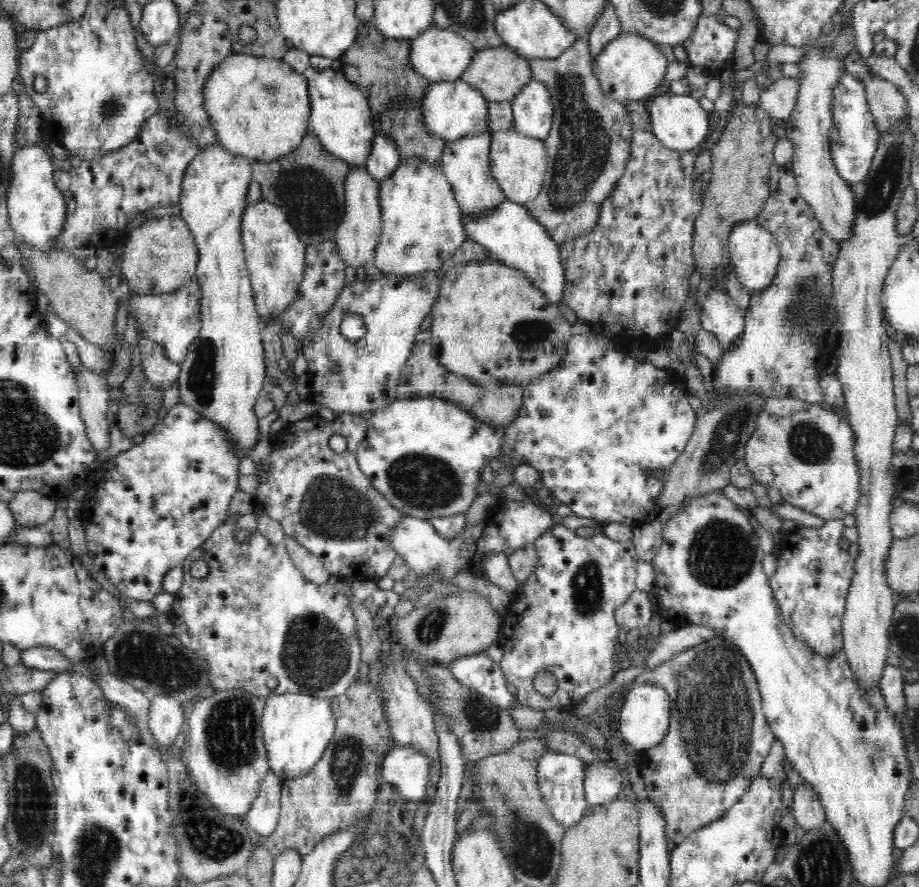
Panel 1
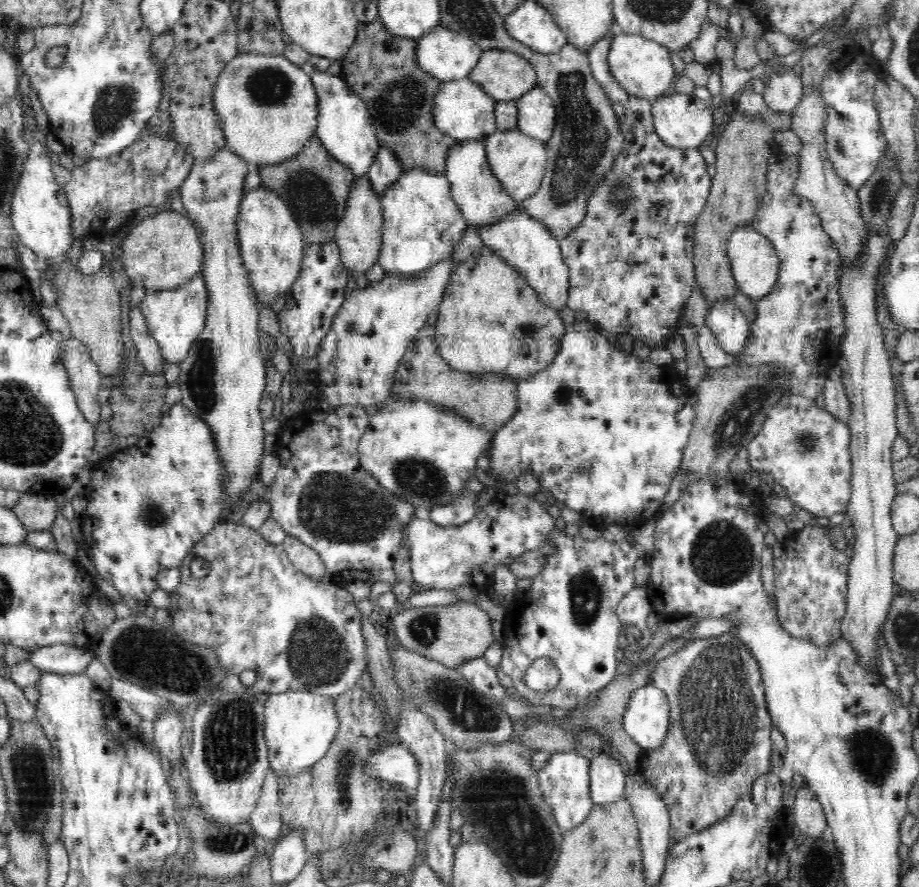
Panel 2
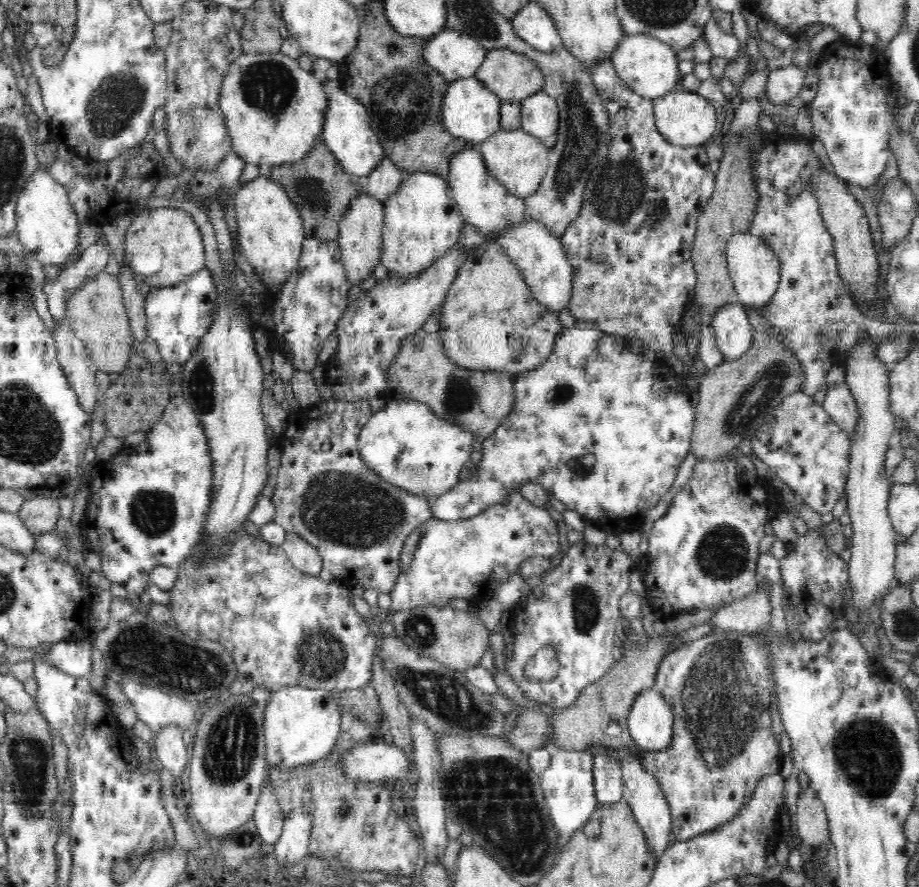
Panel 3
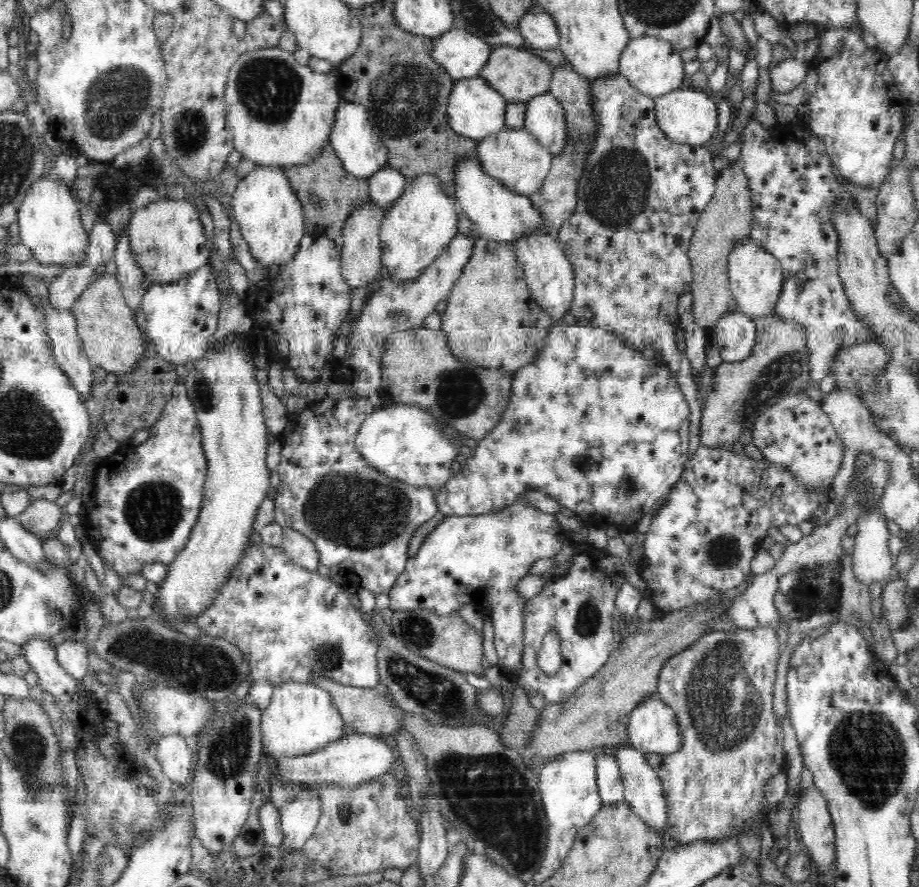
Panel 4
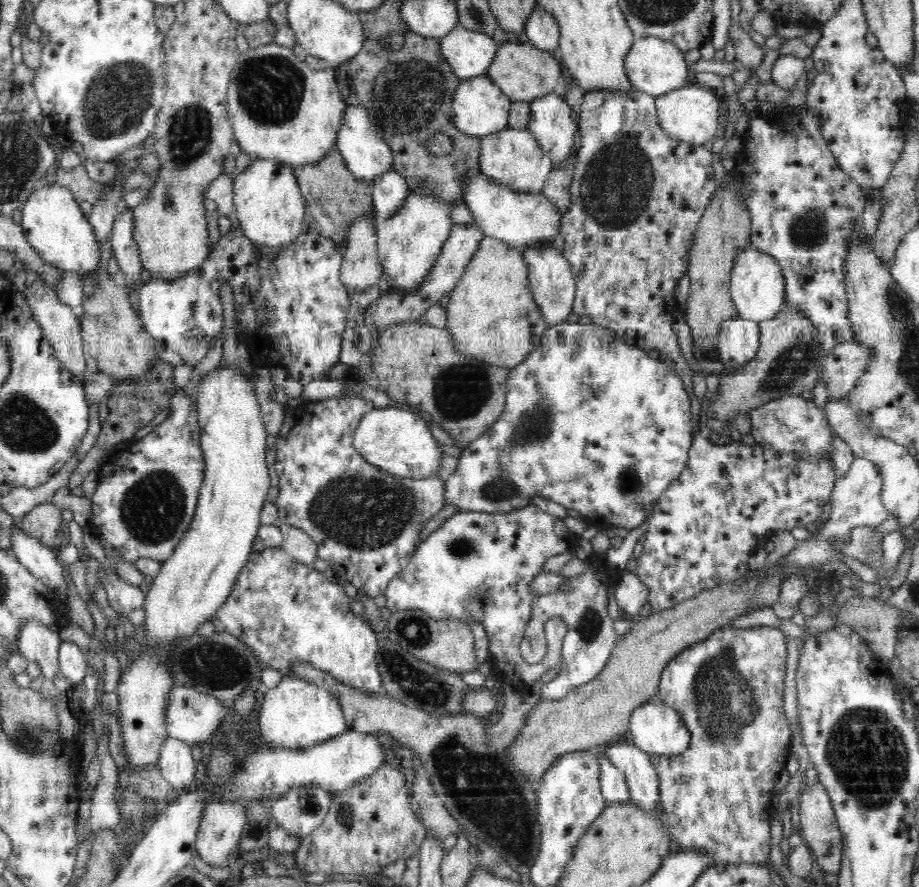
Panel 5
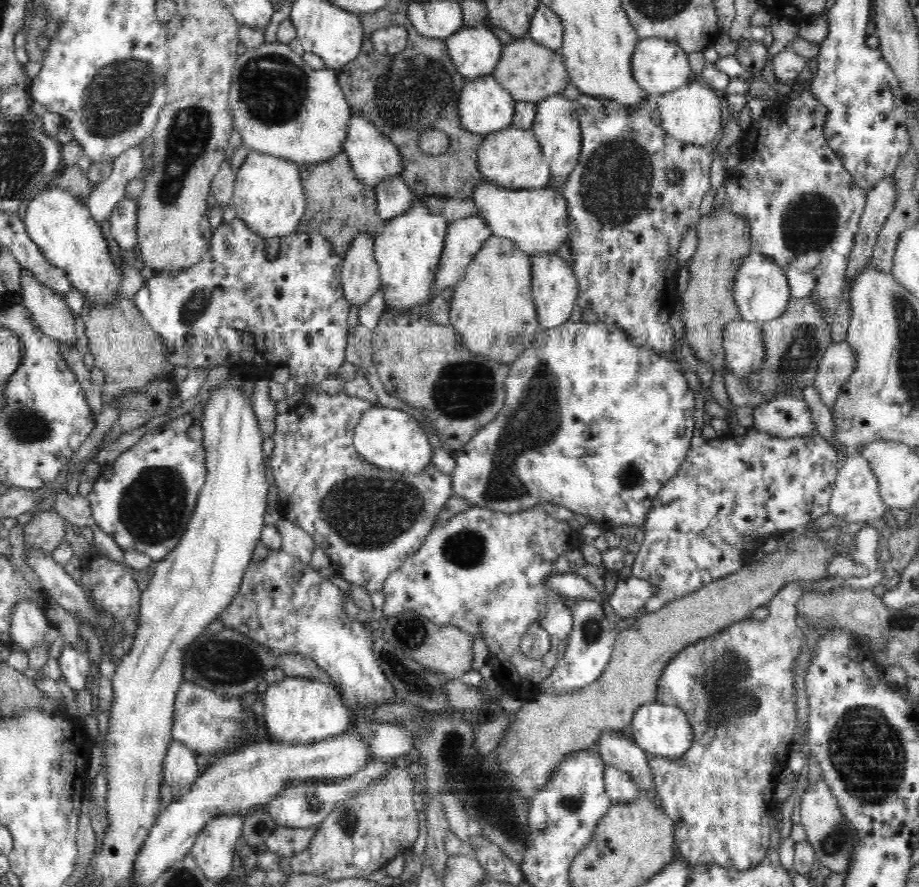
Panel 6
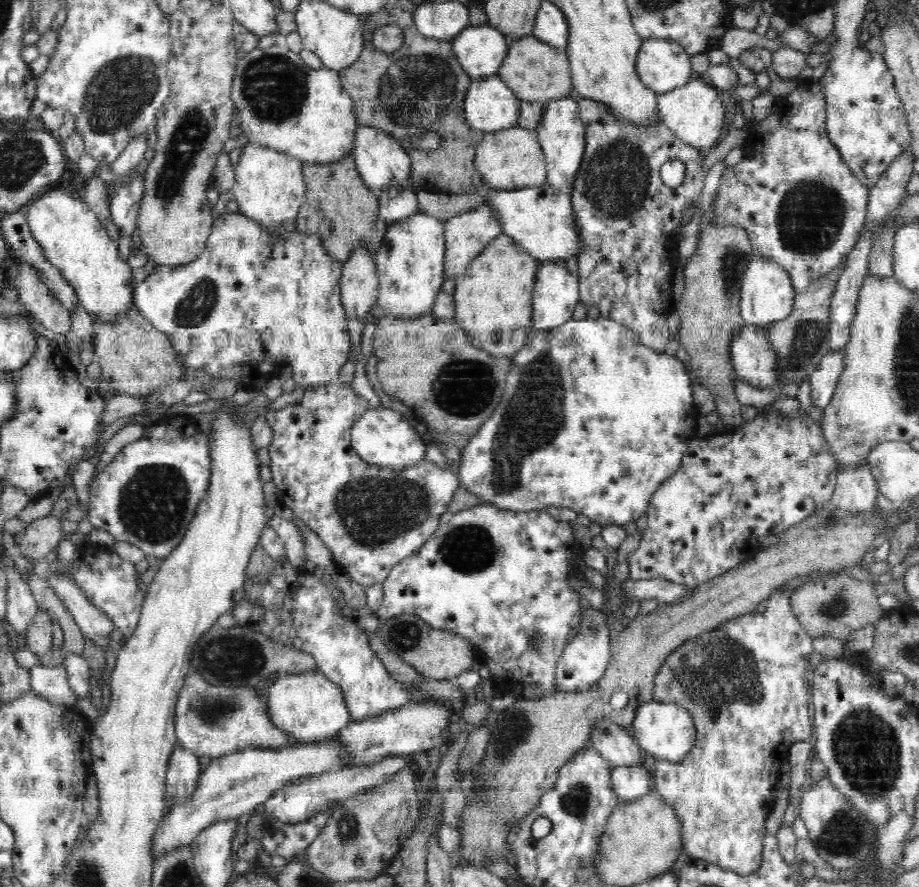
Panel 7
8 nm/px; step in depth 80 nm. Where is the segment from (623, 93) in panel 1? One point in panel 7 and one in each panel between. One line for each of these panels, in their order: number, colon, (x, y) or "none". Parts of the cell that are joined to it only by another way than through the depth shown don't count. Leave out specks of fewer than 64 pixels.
2: (642, 67)
3: (649, 66)
4: (653, 66)
5: (655, 66)
6: (659, 66)
7: (663, 65)

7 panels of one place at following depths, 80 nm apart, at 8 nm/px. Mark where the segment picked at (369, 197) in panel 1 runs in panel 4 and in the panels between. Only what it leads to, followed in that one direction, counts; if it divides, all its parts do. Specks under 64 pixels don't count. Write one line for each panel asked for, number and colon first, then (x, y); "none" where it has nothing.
2: (358, 235)
3: (360, 231)
4: (359, 243)

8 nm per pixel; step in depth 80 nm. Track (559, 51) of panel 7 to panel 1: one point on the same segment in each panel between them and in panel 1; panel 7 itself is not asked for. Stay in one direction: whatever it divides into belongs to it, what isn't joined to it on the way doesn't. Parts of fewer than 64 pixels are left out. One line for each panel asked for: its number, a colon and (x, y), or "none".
1: (499, 73)
2: (503, 75)
3: (511, 76)
4: (518, 75)
5: (524, 73)
6: (530, 72)

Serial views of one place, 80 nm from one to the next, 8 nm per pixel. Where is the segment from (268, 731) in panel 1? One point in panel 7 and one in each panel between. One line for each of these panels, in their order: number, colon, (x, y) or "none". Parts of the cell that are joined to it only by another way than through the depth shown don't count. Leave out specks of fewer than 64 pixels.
2: (299, 727)
3: (301, 725)
4: (299, 719)
5: (296, 714)
6: (297, 710)
7: (308, 707)

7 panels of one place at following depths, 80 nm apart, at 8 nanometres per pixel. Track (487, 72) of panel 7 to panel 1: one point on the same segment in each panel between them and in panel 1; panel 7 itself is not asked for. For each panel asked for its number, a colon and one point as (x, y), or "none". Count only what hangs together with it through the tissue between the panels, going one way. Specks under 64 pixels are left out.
1: (440, 55)
2: (446, 55)
3: (455, 55)
4: (463, 55)
5: (469, 54)
6: (475, 52)

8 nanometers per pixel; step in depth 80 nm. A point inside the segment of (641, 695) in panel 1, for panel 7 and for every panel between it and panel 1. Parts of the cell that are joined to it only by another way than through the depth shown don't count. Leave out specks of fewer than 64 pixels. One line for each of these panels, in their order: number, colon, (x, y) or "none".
2: (646, 720)
3: (650, 721)
4: (652, 728)
5: (654, 727)
6: (660, 729)
7: (666, 731)

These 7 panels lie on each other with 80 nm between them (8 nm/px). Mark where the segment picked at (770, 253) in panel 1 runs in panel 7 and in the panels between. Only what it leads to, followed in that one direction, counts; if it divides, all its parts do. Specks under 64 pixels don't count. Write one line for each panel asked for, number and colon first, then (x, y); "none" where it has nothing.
2: (755, 264)
3: (755, 270)
4: (756, 277)
5: (757, 283)
6: (760, 290)
7: (767, 293)

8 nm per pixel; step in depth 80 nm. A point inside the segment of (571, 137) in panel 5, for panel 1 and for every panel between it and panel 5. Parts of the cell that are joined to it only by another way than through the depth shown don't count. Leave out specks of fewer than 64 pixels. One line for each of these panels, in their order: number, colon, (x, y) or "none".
1: (532, 109)
2: (536, 115)
3: (540, 115)
4: (544, 118)

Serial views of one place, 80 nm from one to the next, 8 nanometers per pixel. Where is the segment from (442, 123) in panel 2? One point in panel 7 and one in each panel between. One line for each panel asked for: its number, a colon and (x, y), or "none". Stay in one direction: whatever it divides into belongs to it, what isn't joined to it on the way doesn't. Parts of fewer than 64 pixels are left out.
3: (470, 111)
4: (475, 110)
5: (480, 108)
6: (485, 107)
7: (490, 106)

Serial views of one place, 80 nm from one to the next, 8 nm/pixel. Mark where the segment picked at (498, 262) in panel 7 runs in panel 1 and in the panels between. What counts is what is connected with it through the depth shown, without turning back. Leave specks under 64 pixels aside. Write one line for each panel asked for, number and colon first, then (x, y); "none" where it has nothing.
1: (489, 323)
2: (490, 319)
3: (490, 321)
4: (491, 319)
5: (491, 314)
6: (492, 308)

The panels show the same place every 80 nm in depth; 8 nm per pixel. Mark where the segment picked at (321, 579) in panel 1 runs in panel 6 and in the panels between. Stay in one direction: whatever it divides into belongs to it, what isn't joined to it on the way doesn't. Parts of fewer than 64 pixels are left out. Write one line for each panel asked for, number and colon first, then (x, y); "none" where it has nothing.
2: (304, 559)
3: (304, 557)
4: (300, 550)
5: (299, 546)
6: (297, 542)

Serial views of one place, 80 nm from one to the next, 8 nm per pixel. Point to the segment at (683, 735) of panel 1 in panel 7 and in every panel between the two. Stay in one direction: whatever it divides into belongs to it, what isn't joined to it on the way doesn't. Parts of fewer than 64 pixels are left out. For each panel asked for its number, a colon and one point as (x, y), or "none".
2: (718, 744)
3: (720, 687)
4: (720, 687)
5: (716, 796)
6: (737, 687)
7: (744, 684)

